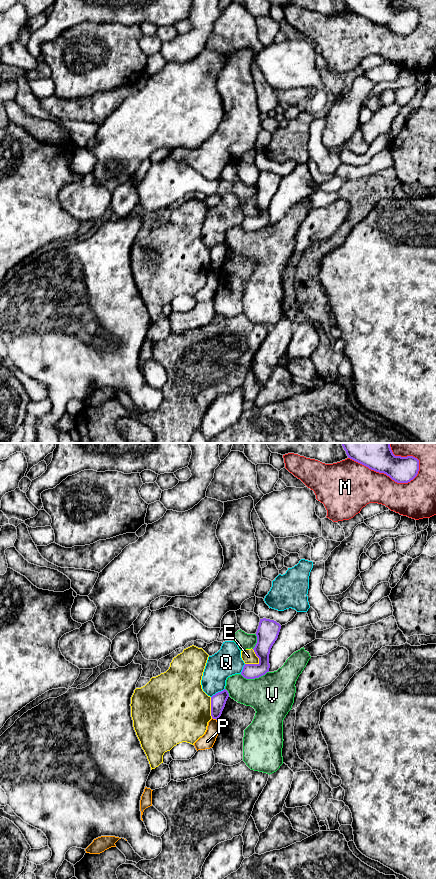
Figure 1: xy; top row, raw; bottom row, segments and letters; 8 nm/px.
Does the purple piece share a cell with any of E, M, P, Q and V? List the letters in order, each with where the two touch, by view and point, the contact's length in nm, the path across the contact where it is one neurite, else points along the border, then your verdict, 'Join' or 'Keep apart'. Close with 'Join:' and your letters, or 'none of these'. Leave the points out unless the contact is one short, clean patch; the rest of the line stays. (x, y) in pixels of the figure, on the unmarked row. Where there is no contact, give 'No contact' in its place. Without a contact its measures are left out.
E: Touches purple at xy (259, 214). Shared border 140 nm. Keep apart
M: Touches purple at xy (385, 25). Shared border 600 nm. Keep apart
P: Touches purple at xy (214, 270). Shared border 50 nm. Boundary: xy (212, 269), (216, 272). Keep apart
Q: Touches purple at xy (218, 244). Shared border 130 nm. Keep apart
V: Touches purple at xy (254, 230). Shared border 240 nm. Keep apart
Join: none of these

